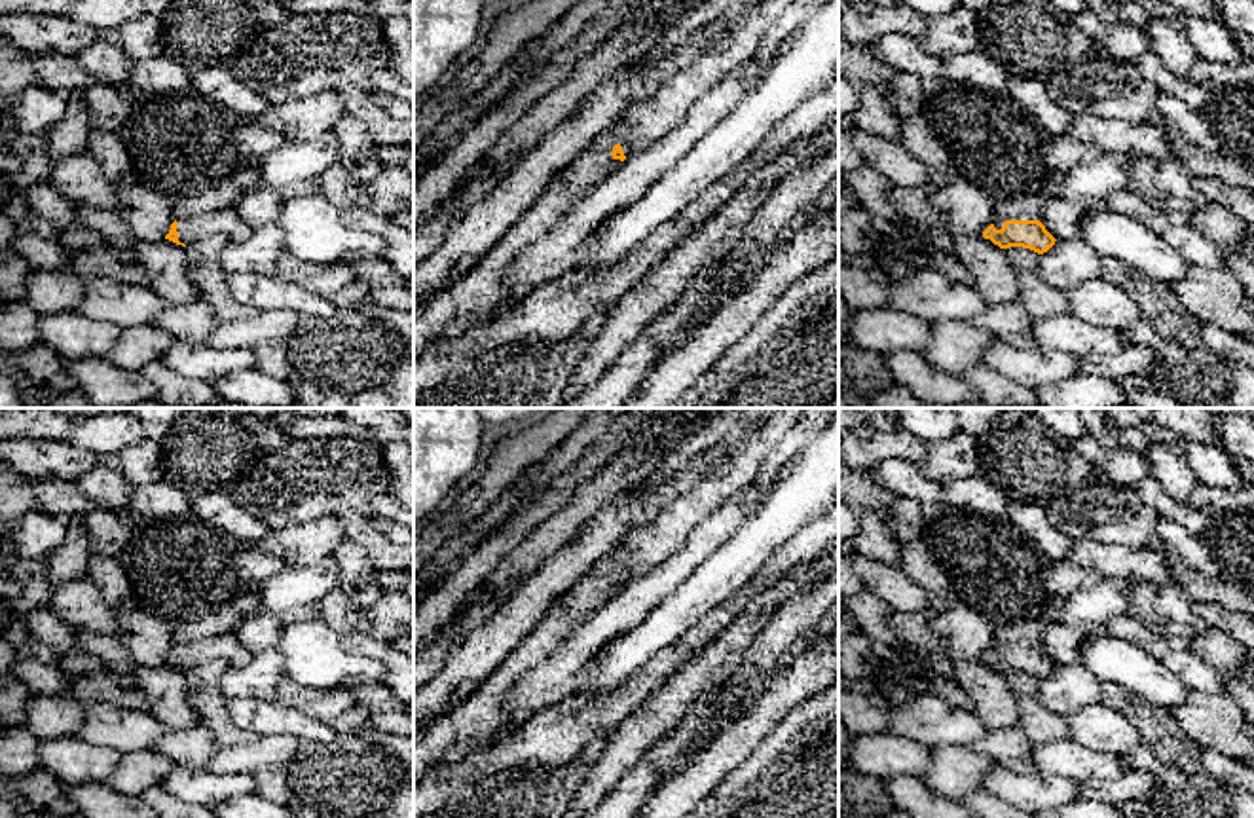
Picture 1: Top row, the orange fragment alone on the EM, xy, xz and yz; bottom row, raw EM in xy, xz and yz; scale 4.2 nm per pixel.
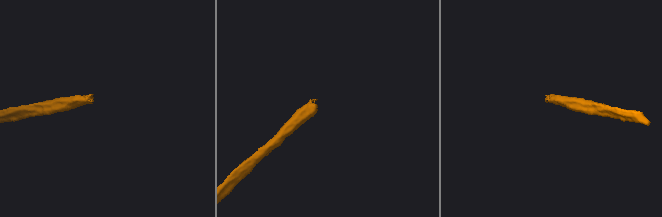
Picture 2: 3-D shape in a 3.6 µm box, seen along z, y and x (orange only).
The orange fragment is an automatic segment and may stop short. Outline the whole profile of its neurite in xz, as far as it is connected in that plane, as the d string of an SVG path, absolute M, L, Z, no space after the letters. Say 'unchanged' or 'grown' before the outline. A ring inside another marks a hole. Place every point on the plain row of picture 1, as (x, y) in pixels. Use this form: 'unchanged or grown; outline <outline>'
grown; outline M774 408L766 423L734 448L721 469L673 499L651 524L632 530L622 543L628 558L613 571L613 585L624 586L656 569L685 545L704 518L734 493L749 488L768 454L802 418L804 410Z

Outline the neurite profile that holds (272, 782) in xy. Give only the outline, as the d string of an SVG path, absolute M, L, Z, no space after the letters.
M266 767L256 771L252 776L256 780L254 793L279 805L290 805L296 801L285 767Z

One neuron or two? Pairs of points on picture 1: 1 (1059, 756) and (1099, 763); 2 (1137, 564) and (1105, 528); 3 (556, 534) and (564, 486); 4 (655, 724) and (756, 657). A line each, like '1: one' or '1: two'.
1: one
2: two
3: two
4: two

